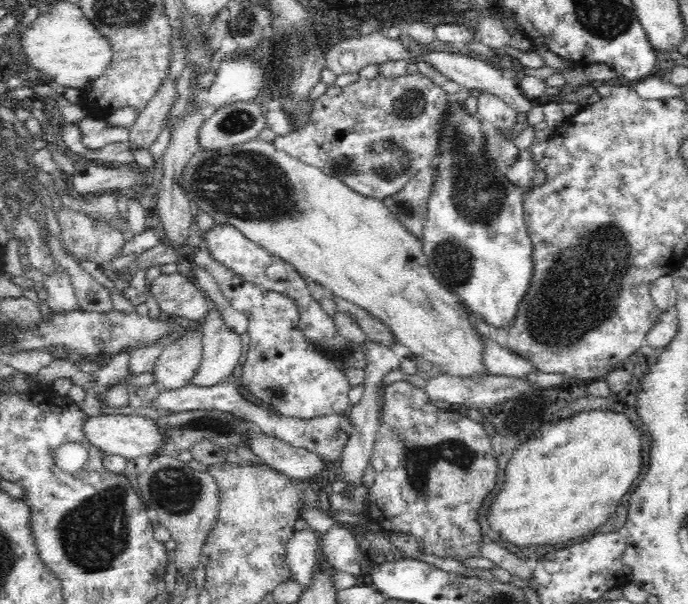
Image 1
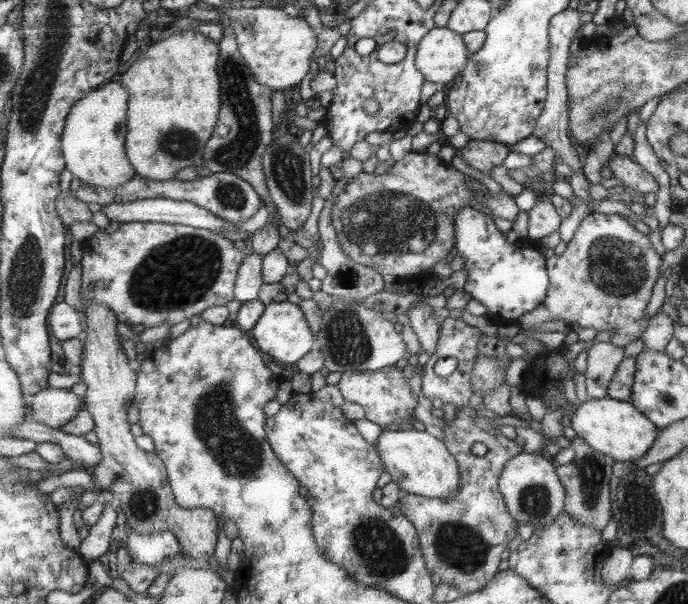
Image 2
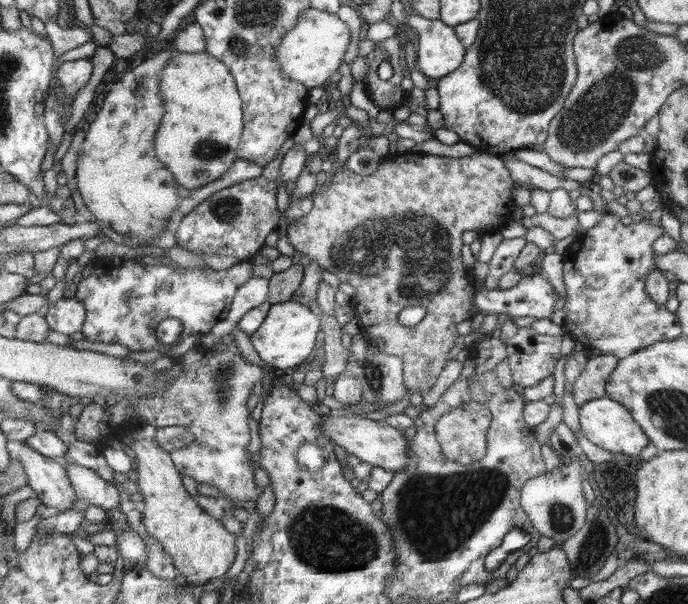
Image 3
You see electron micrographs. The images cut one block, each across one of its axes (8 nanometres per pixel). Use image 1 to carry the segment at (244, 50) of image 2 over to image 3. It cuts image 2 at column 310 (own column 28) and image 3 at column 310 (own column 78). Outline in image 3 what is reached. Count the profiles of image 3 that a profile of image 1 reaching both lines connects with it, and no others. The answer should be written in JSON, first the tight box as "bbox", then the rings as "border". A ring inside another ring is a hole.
{"bbox":[277,6,350,88],"border":[[[312,6],[305,8],[298,19],[297,26],[285,34],[283,42],[277,47],[277,61],[288,76],[308,85],[308,88],[322,87],[334,72],[339,71],[340,62],[350,44],[350,26],[340,20],[337,14]]]}

